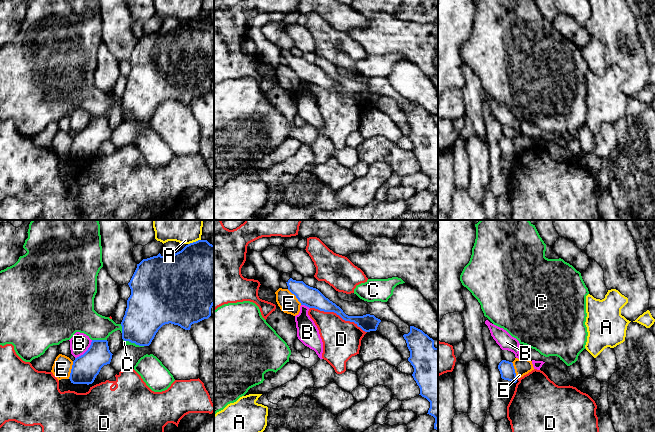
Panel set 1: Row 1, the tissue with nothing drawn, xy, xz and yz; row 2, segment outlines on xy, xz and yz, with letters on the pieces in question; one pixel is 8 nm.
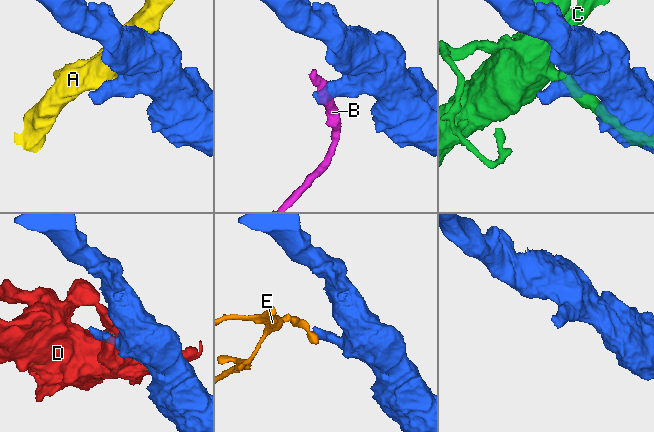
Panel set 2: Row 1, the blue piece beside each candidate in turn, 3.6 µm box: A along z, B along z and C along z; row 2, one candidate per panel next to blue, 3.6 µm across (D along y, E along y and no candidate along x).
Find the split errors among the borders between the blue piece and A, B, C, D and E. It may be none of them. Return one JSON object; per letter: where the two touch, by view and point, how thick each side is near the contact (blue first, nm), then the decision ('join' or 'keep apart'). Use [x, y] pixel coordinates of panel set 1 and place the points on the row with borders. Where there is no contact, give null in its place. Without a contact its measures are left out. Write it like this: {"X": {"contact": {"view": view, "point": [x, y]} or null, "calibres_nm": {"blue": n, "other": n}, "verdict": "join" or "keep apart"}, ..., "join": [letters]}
{"A": {"contact": {"view": "xy", "point": [194, 242]}, "calibres_nm": {"blue": 480, "other": 340}, "verdict": "keep apart"}, "B": {"contact": {"view": "xy", "point": [86, 351]}, "calibres_nm": {"blue": 220, "other": 160}, "verdict": "keep apart"}, "C": {"contact": {"view": "xy", "point": [99, 340]}, "calibres_nm": {"blue": 220, "other": 260}, "verdict": "keep apart"}, "D": {"contact": {"view": "xz", "point": [338, 314]}, "calibres_nm": {"blue": 160, "other": 300}, "verdict": "keep apart"}, "E": {"contact": {"view": "xy", "point": [71, 370]}, "calibres_nm": {"blue": 220, "other": 160}, "verdict": "keep apart"}, "join": []}

